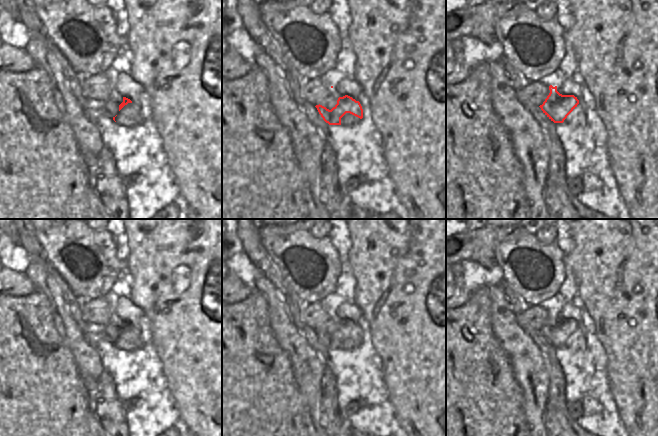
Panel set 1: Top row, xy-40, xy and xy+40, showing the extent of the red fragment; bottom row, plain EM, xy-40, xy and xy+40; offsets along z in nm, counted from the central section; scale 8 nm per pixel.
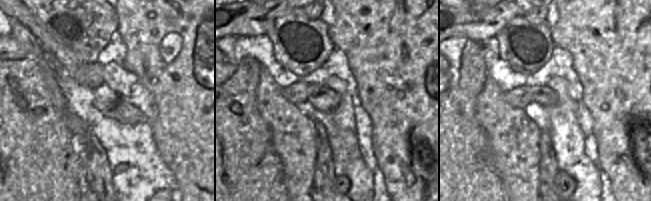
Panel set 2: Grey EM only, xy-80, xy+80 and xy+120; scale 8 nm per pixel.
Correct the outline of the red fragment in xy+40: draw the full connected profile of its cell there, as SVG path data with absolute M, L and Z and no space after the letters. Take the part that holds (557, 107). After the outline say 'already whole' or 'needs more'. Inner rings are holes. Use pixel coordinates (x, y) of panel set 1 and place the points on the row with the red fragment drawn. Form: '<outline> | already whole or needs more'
M549 86L550 93L539 107L554 123L563 123L567 116L577 107L579 100L574 95L562 95L557 86Z | already whole

